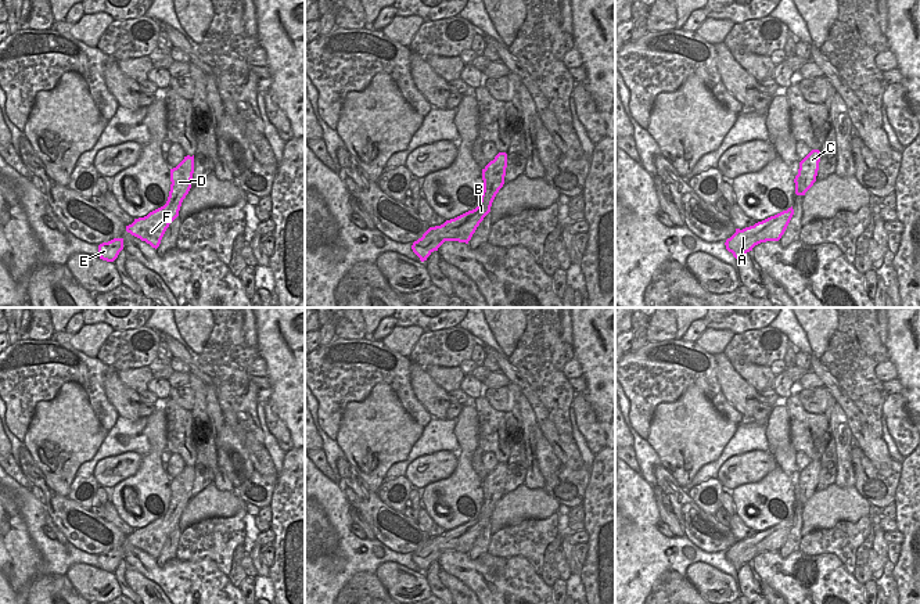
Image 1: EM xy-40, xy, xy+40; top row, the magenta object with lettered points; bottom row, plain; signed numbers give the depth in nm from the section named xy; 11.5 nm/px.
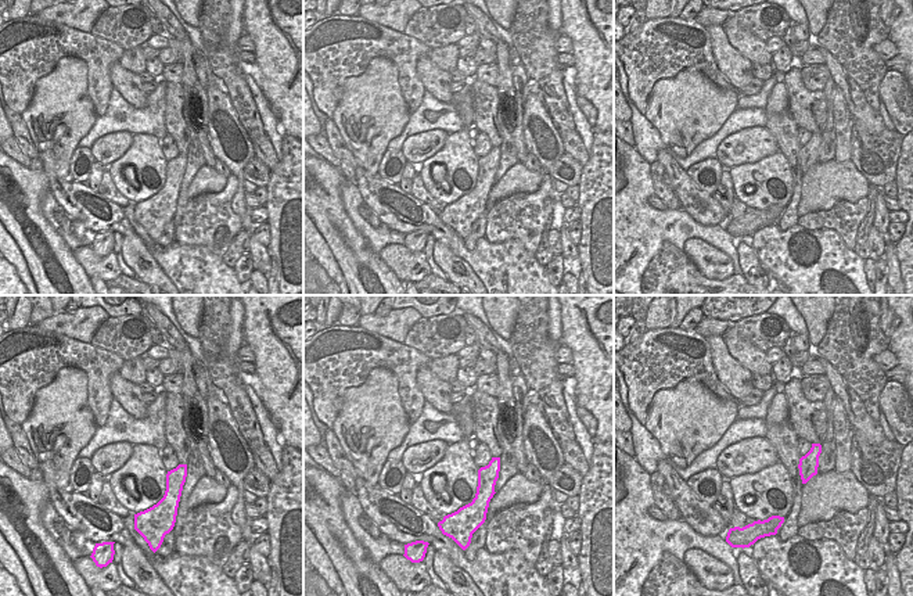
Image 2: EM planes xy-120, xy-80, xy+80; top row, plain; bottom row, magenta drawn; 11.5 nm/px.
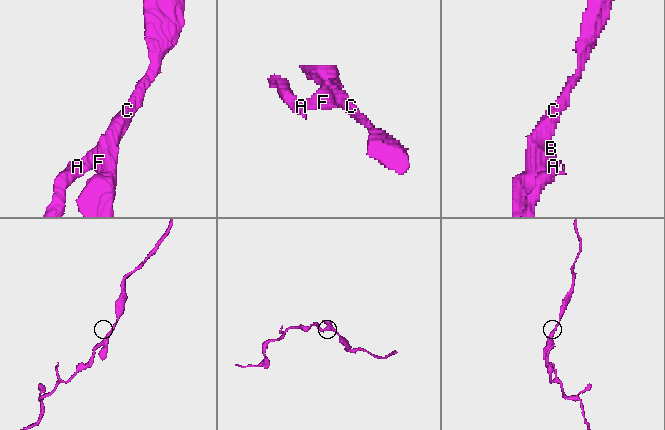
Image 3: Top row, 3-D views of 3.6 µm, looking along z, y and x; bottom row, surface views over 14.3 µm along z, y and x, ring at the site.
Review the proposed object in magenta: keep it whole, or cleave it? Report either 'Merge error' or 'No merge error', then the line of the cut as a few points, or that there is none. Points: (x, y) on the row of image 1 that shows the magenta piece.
No merge error. No split

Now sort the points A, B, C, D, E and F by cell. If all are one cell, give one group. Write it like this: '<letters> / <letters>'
A B C D E F

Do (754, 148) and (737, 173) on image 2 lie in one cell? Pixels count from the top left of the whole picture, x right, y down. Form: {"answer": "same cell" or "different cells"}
{"answer": "different cells"}

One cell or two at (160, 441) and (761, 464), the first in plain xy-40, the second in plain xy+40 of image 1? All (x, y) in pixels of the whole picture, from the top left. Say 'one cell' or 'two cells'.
two cells

